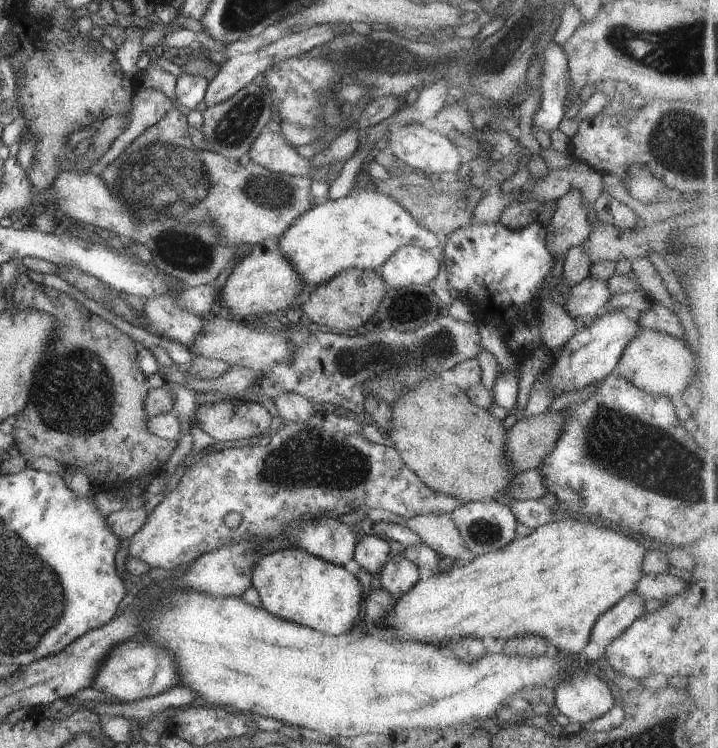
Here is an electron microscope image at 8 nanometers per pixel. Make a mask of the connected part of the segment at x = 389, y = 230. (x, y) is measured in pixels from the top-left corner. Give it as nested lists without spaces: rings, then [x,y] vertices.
[[[361,169],[358,172],[357,187],[353,193],[349,193],[344,198],[338,200],[320,201],[314,208],[310,208],[305,214],[302,214],[302,217],[296,218],[296,221],[278,240],[280,251],[283,252],[283,255],[292,264],[292,267],[301,275],[305,283],[299,304],[290,307],[297,310],[301,309],[301,304],[312,289],[332,279],[342,270],[359,269],[378,272],[386,260],[404,246],[416,246],[428,251],[443,243],[440,235],[422,227],[414,219],[414,216],[396,200],[377,192],[375,180],[367,173],[366,169]]]

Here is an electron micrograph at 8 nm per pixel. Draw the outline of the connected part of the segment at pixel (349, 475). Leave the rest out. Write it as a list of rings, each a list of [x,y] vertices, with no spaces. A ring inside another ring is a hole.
[[[320,410],[319,412],[312,413],[309,419],[301,422],[284,421],[278,432],[271,438],[270,444],[266,444],[266,446],[261,446],[260,444],[252,446],[252,444],[250,444],[248,446],[242,446],[242,448],[226,448],[225,450],[220,450],[220,452],[208,452],[208,454],[202,456],[200,460],[194,460],[192,464],[187,464],[186,472],[184,472],[184,476],[182,476],[182,479],[178,482],[178,486],[176,486],[176,488],[174,488],[174,490],[172,490],[154,510],[152,510],[146,524],[129,539],[130,546],[128,546],[128,557],[140,560],[146,565],[149,565],[155,574],[169,573],[180,565],[192,563],[196,558],[199,558],[200,555],[205,554],[207,551],[218,549],[227,543],[238,543],[242,539],[260,539],[264,541],[265,544],[261,547],[261,551],[264,554],[274,553],[276,550],[284,548],[293,548],[283,542],[285,539],[283,534],[272,534],[272,532],[282,530],[282,528],[286,527],[293,519],[299,518],[300,516],[310,516],[310,520],[317,520],[317,518],[324,513],[329,517],[342,516],[356,511],[360,506],[368,506],[369,509],[384,509],[392,514],[403,516],[404,519],[410,519],[424,514],[451,514],[455,509],[462,507],[464,504],[460,500],[454,499],[446,494],[428,489],[428,486],[425,486],[420,481],[420,478],[418,478],[410,468],[406,467],[398,450],[395,450],[393,447],[374,444],[374,442],[367,440],[364,434],[361,433],[361,424],[355,419],[350,420],[350,418],[336,416],[335,414],[329,414]],[[230,513],[236,513],[242,517],[242,522],[240,522],[238,528],[228,528],[228,526],[226,526],[224,518]]]

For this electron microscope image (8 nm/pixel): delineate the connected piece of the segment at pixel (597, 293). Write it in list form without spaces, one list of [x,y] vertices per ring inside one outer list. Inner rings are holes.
[[[587,277],[579,284],[571,286],[569,298],[563,307],[574,320],[590,320],[596,318],[598,310],[612,298],[606,280]]]

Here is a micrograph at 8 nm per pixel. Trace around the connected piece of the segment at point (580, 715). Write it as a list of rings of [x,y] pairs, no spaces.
[[[579,670],[570,675],[567,673],[565,682],[554,690],[555,695],[555,713],[563,714],[568,717],[571,722],[579,722],[581,725],[588,723],[602,716],[605,716],[615,705],[614,694],[612,694],[607,684],[602,682],[604,678],[600,678],[596,674],[596,670]]]

